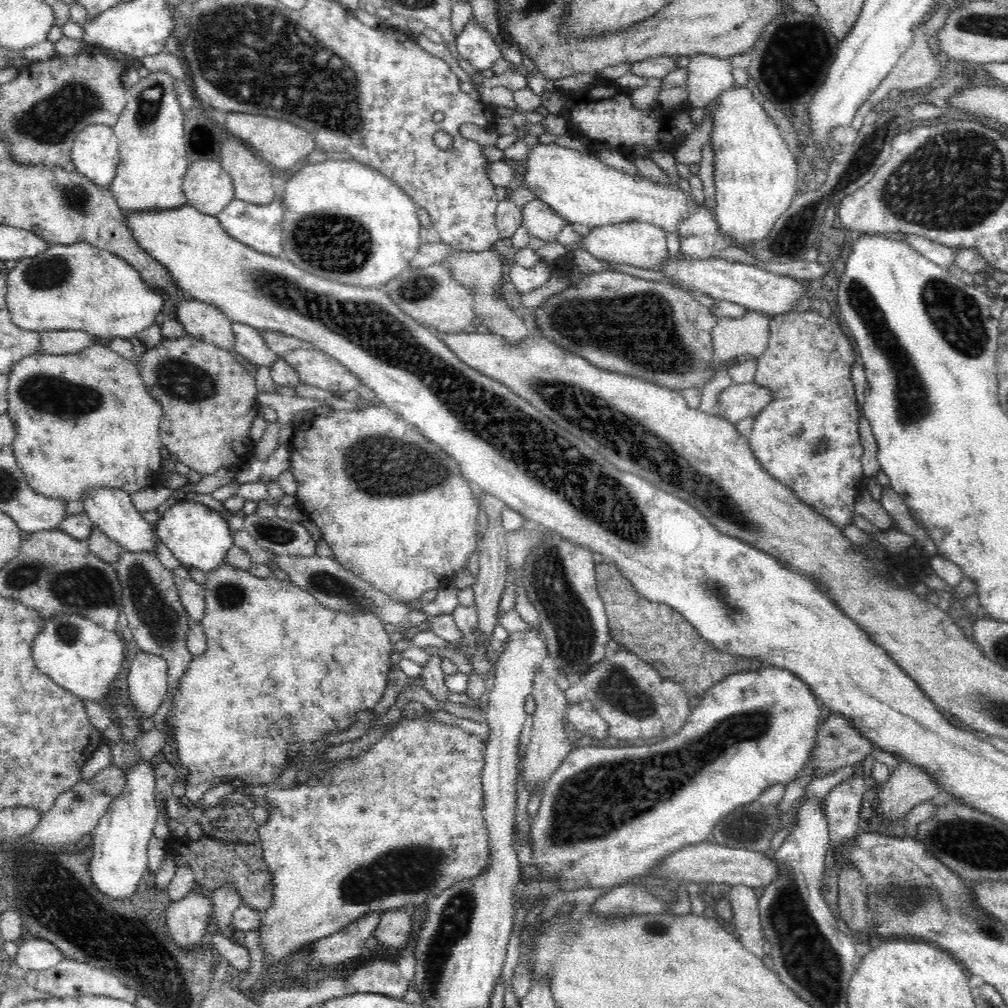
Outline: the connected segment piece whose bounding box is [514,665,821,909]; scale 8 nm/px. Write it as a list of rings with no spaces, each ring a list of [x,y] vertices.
[[[772,665],[762,666],[755,671],[744,671],[728,675],[719,683],[713,684],[703,697],[699,704],[693,708],[685,722],[685,725],[671,737],[658,741],[656,744],[634,745],[629,747],[604,747],[601,744],[594,743],[590,746],[575,746],[568,756],[562,760],[558,770],[554,772],[550,780],[544,786],[543,798],[536,816],[530,823],[530,837],[532,837],[533,863],[538,870],[542,871],[544,880],[528,879],[521,880],[516,888],[514,895],[514,906],[520,896],[528,896],[531,909],[536,898],[542,896],[552,896],[558,891],[576,891],[585,889],[612,888],[612,886],[623,886],[624,882],[636,880],[649,875],[652,868],[659,865],[666,856],[671,856],[677,850],[689,845],[699,844],[711,839],[714,827],[724,816],[730,812],[738,810],[740,806],[746,806],[750,802],[758,801],[760,794],[772,786],[772,784],[787,785],[791,780],[797,778],[798,772],[808,764],[814,746],[816,746],[816,736],[818,736],[820,724],[821,704],[816,701],[816,695],[812,689],[799,679],[794,673],[778,668]]]

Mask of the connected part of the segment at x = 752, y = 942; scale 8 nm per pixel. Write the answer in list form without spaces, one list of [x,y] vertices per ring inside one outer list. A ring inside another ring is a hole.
[[[737,885],[732,887],[729,895],[734,920],[732,925],[738,930],[739,941],[758,958],[765,955],[760,911],[758,911],[759,898],[754,894],[752,887]]]

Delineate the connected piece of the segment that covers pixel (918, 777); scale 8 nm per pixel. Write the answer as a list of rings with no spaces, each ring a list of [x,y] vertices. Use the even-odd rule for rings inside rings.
[[[906,761],[891,768],[889,779],[876,791],[879,797],[877,810],[884,824],[901,822],[914,806],[944,794],[944,789],[930,773]]]

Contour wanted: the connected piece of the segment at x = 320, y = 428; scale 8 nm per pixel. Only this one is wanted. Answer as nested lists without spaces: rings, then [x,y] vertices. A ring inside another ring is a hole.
[[[378,403],[373,406],[366,405],[363,409],[334,411],[327,417],[307,417],[296,426],[289,453],[289,469],[298,483],[297,505],[305,517],[314,521],[314,524],[320,528],[322,539],[329,544],[335,559],[356,576],[370,582],[374,587],[378,587],[394,600],[414,602],[426,590],[436,590],[452,583],[456,572],[467,568],[468,558],[472,552],[476,551],[476,544],[478,544],[476,540],[479,536],[476,522],[478,522],[480,508],[479,502],[472,493],[475,486],[462,476],[458,463],[448,453],[433,444],[426,436],[422,435],[422,432],[419,432],[418,428],[406,422],[402,416],[398,416],[388,406]]]

